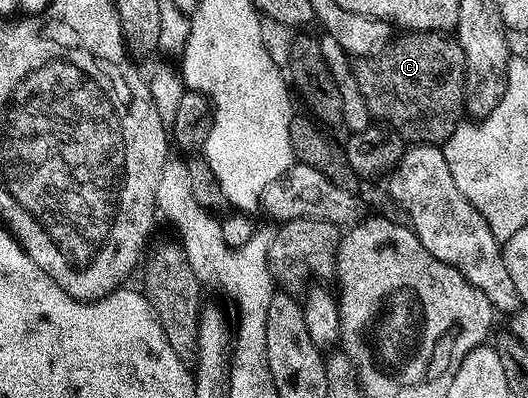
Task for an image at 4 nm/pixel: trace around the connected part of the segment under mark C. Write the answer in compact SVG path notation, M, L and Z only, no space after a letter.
M405 32L377 54L352 63L370 115L409 144L443 144L462 125L465 111L464 54L456 37L441 32Z

